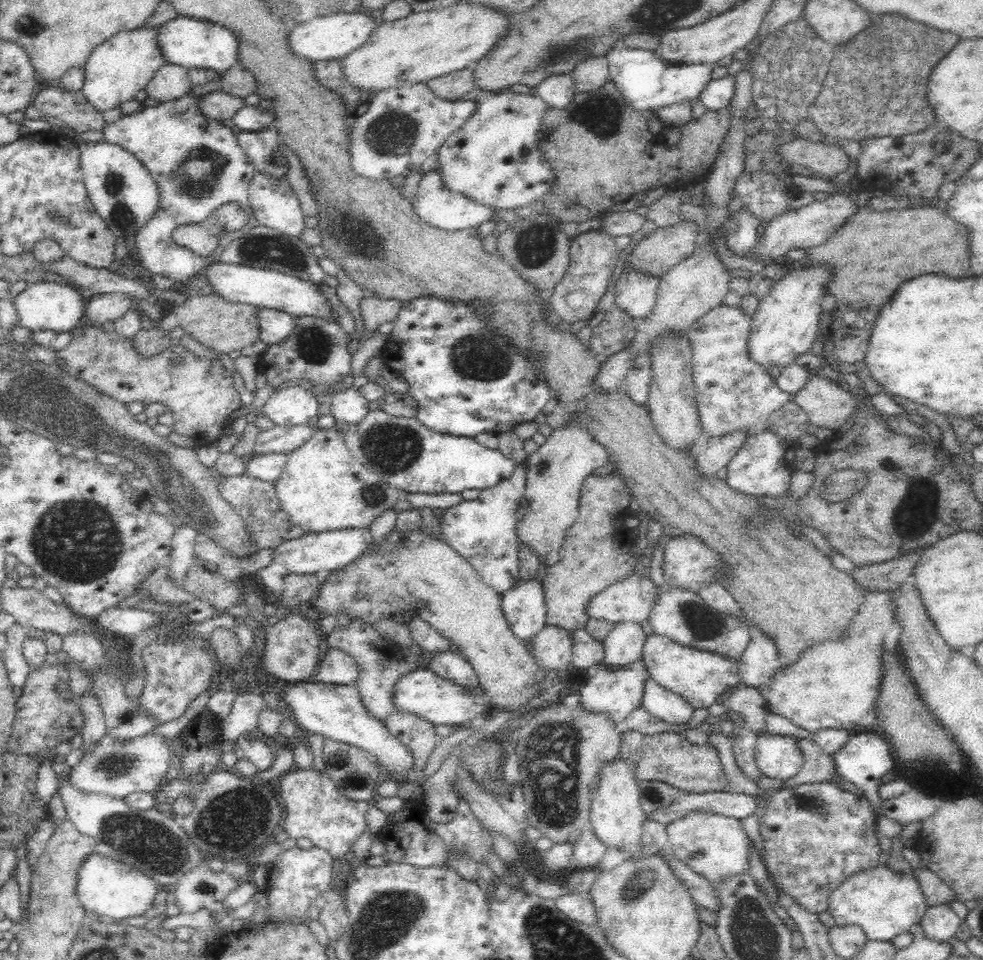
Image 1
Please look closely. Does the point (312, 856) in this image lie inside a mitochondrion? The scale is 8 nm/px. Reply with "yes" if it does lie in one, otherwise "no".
no

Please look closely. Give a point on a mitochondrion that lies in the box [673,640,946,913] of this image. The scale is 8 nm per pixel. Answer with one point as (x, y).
(813, 804)

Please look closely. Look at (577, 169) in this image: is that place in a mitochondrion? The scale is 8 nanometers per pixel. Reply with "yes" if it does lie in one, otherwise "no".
no

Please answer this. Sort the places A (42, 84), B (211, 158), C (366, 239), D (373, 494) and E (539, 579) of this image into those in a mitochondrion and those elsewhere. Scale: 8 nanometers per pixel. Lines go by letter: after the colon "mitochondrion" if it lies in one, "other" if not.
A: other
B: mitochondrion
C: mitochondrion
D: mitochondrion
E: other

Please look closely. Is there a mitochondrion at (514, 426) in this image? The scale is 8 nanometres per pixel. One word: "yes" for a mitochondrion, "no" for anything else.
no

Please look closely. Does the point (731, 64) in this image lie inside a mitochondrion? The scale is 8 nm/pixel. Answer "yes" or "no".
no

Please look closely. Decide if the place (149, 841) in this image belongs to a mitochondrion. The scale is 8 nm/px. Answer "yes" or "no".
yes

